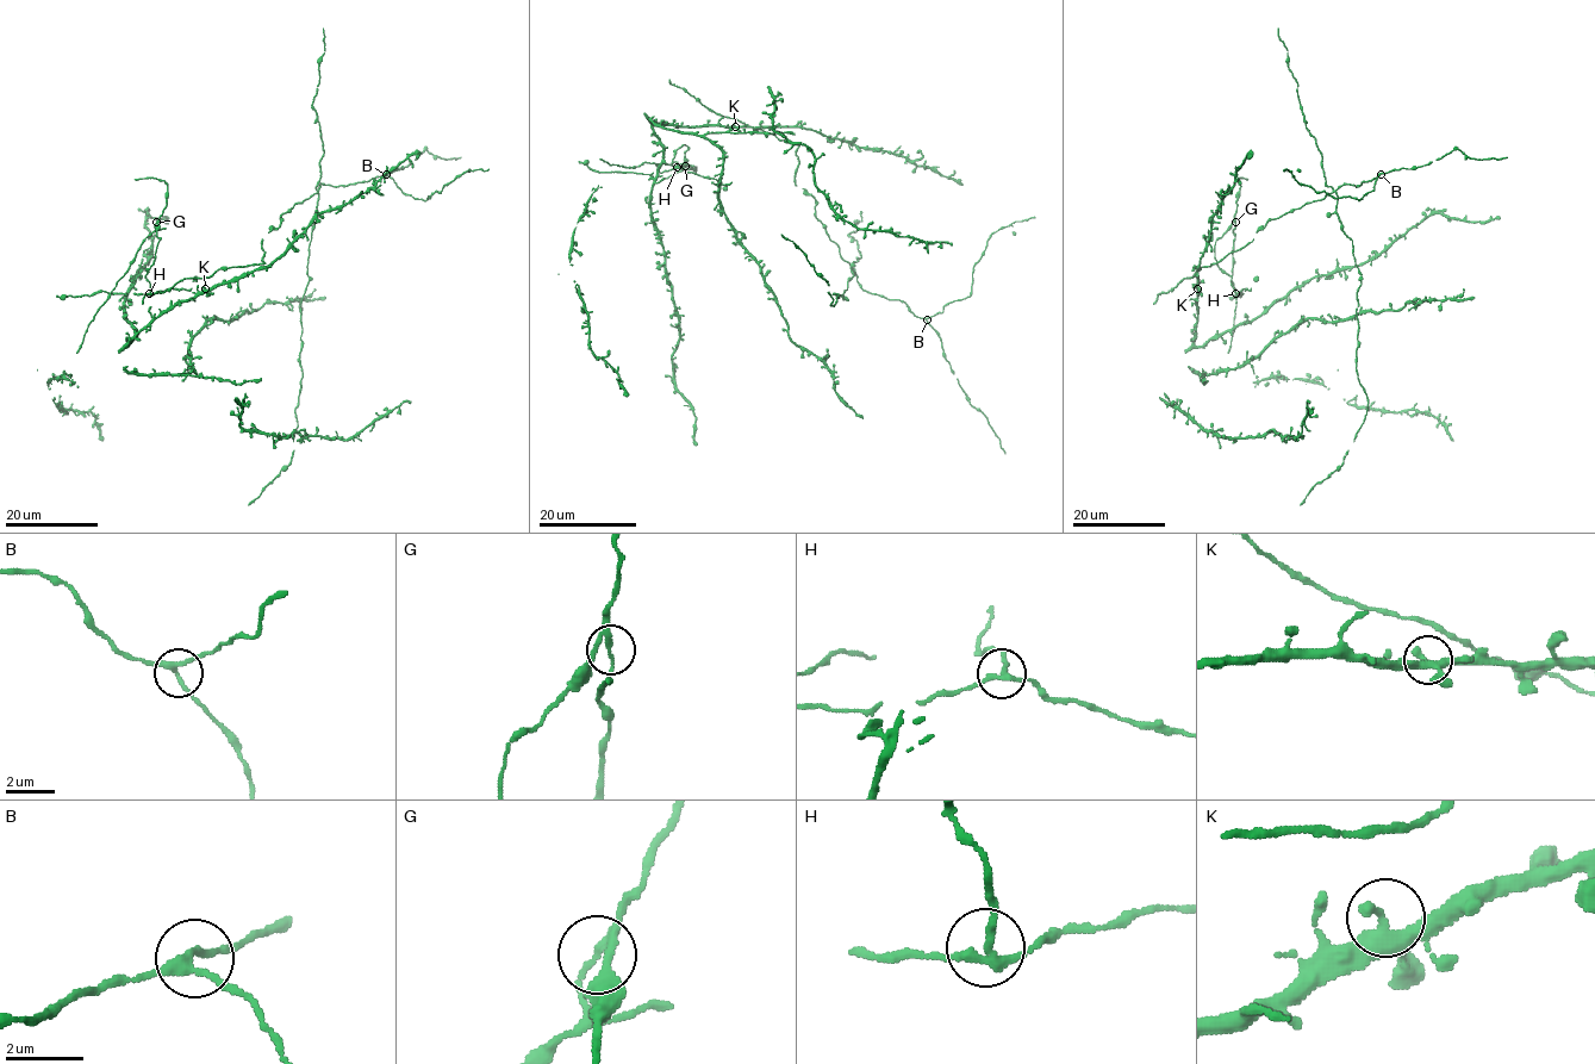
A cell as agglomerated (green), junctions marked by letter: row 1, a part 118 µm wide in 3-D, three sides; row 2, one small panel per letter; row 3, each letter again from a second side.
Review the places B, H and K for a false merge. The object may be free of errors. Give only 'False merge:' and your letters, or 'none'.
False merge: H

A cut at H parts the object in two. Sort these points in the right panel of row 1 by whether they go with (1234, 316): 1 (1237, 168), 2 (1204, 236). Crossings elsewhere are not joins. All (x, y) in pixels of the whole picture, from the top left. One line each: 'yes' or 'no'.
1: no
2: no

